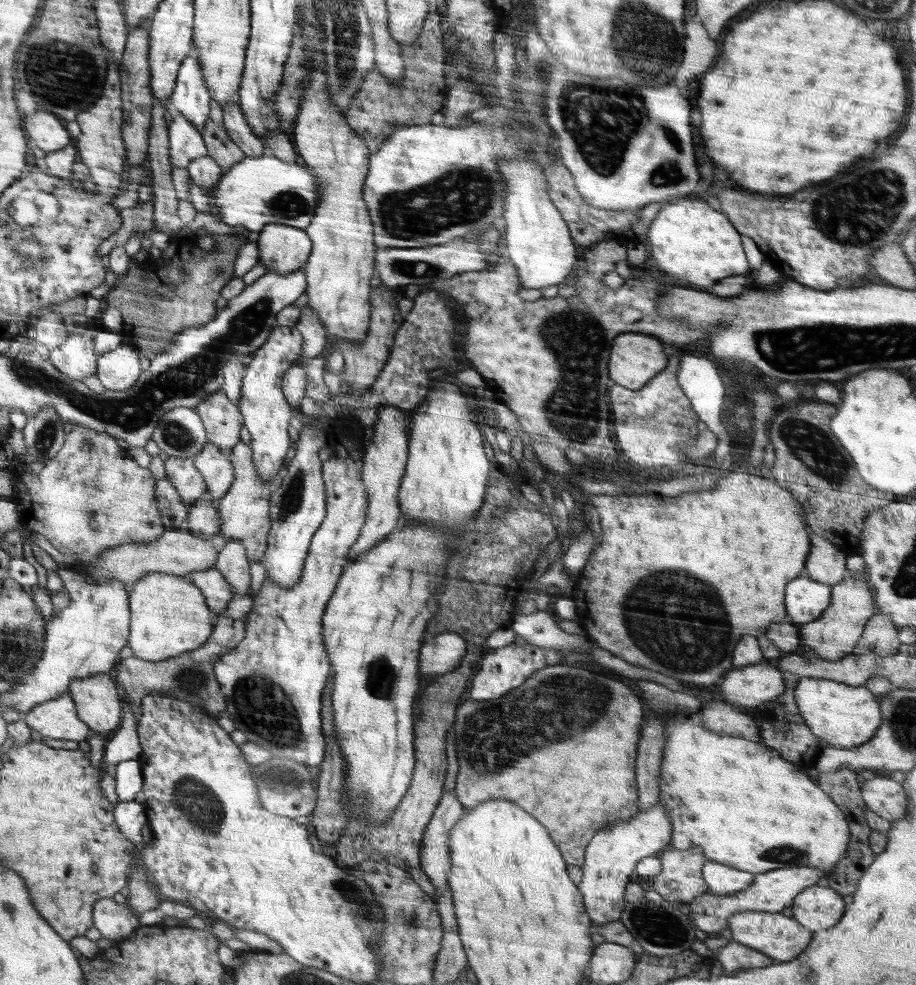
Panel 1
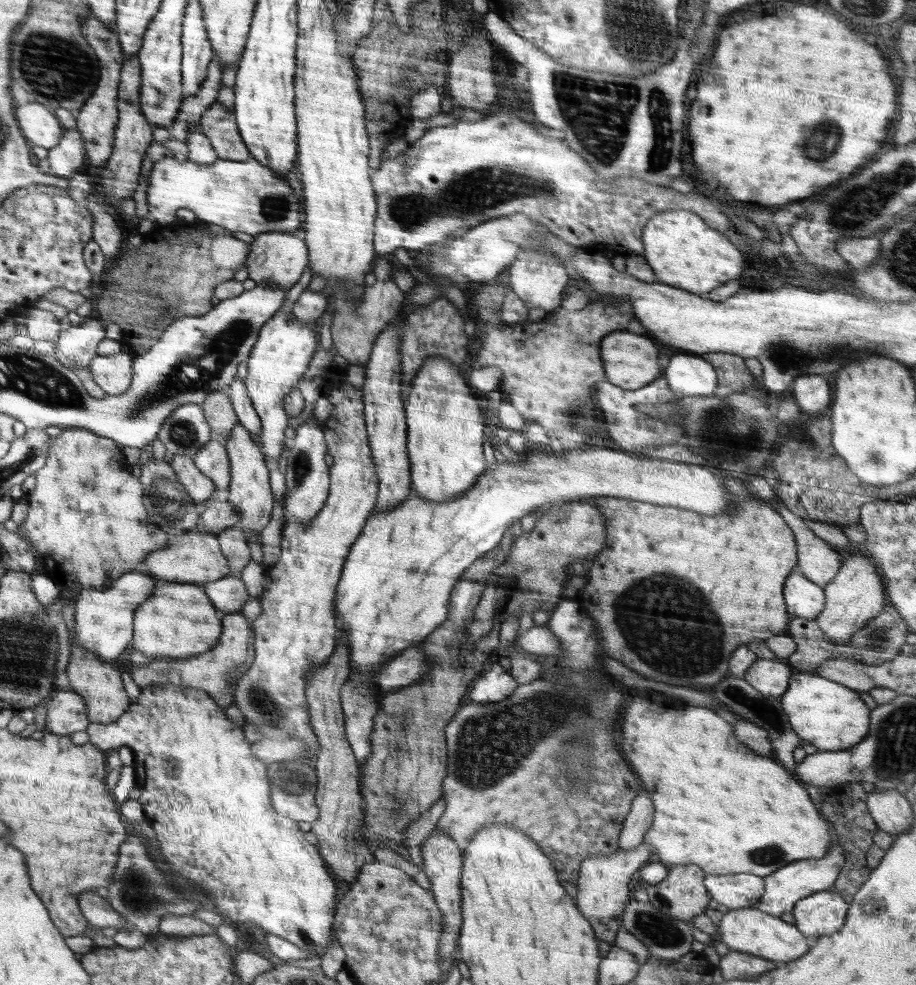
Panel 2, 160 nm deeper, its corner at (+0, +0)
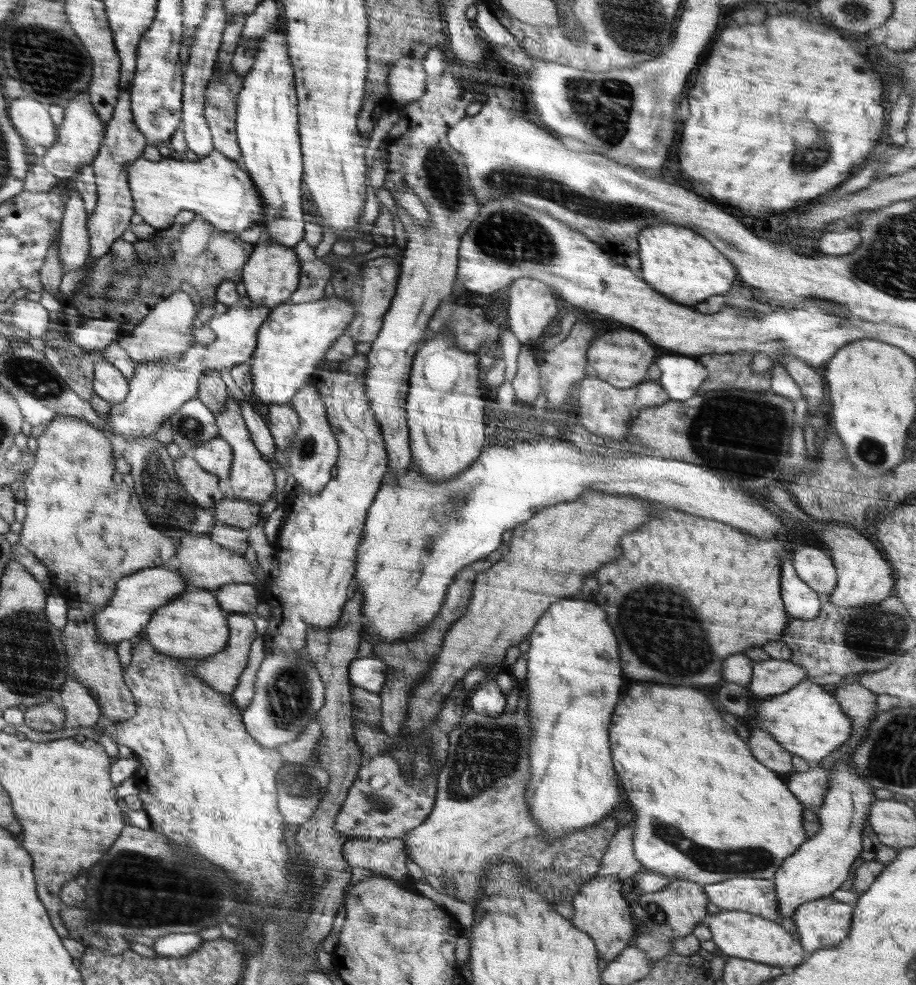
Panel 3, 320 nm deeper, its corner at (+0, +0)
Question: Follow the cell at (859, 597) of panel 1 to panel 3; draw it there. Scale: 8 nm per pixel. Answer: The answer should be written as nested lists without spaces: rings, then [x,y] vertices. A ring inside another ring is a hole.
[[[809,520],[810,527],[822,542],[821,547],[831,556],[837,570],[837,583],[828,600],[842,608],[859,607],[882,602],[894,594],[895,576],[893,568],[875,544],[862,531],[838,523],[822,523]]]

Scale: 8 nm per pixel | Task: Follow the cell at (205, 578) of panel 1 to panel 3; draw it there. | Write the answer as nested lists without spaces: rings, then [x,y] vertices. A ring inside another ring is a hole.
[[[226,584],[214,592],[221,607],[232,613],[254,614],[259,604],[256,587],[251,584]]]

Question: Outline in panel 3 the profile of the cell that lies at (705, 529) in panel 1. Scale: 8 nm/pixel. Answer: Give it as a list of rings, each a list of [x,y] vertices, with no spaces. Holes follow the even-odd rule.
[[[656,510],[656,518],[654,520],[650,520],[638,532],[632,532],[630,536],[626,536],[626,540],[622,540],[624,560],[620,558],[614,564],[606,564],[604,568],[600,568],[600,572],[596,576],[596,580],[600,582],[600,592],[598,592],[598,596],[594,600],[596,600],[596,604],[600,608],[606,610],[608,624],[610,624],[614,636],[618,638],[622,672],[628,678],[636,678],[636,680],[654,680],[658,684],[662,684],[662,682],[668,684],[670,682],[668,686],[678,686],[678,684],[672,684],[672,682],[702,682],[702,684],[684,684],[684,686],[692,686],[692,688],[706,686],[708,682],[720,682],[722,680],[722,660],[726,656],[742,652],[746,648],[756,648],[756,646],[763,648],[766,642],[781,640],[784,629],[791,619],[785,611],[782,598],[780,598],[782,560],[780,560],[778,554],[785,549],[791,550],[790,546],[788,546],[788,537],[786,535],[777,536],[764,542],[764,540],[747,534],[747,532],[742,532],[737,528],[732,528],[730,525],[718,521],[694,516],[679,510],[660,510],[660,512]]]

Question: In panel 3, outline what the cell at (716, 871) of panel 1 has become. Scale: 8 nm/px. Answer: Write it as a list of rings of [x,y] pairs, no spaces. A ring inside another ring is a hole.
[[[737,877],[704,887],[709,902],[726,911],[743,911],[778,922],[775,884],[772,879]]]

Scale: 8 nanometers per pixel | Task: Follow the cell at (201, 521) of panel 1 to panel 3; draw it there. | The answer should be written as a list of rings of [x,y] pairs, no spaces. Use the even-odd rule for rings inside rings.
[[[223,499],[214,505],[218,522],[249,529],[261,521],[261,506],[238,499]]]

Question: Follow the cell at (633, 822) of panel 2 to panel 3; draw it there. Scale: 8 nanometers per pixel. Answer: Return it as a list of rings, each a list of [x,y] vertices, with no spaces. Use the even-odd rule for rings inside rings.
[[[635,819],[621,829],[617,829],[600,862],[600,870],[596,872],[596,877],[620,875],[620,879],[624,880],[637,877],[643,872],[638,859],[634,859],[634,848],[632,847],[634,825]]]

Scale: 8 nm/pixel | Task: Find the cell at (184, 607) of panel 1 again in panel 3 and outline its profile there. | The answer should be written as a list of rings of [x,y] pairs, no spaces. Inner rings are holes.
[[[188,588],[171,600],[165,606],[159,608],[150,619],[146,627],[146,638],[158,652],[170,657],[179,658],[206,658],[212,654],[224,651],[229,642],[226,616],[232,612],[222,610],[214,591],[202,588]]]

